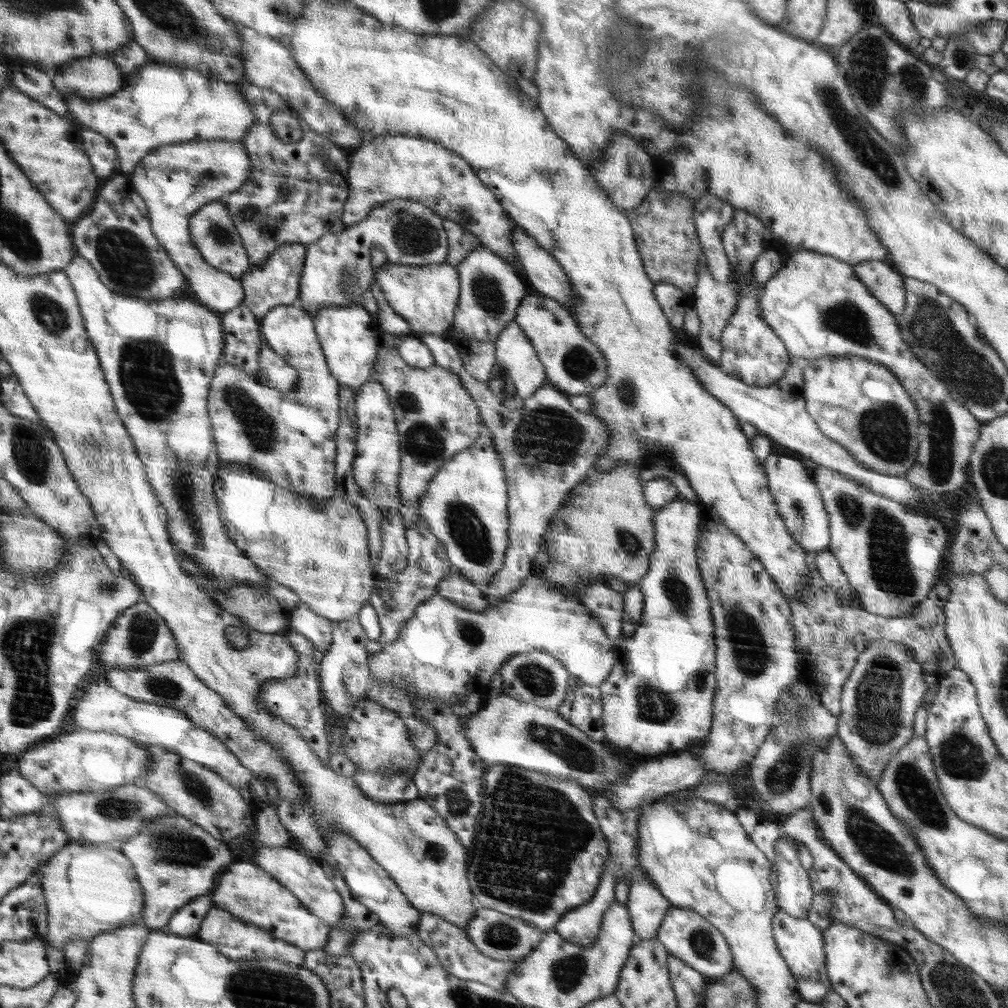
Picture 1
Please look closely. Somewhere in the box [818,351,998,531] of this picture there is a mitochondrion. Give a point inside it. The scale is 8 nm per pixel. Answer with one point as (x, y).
(884, 428)

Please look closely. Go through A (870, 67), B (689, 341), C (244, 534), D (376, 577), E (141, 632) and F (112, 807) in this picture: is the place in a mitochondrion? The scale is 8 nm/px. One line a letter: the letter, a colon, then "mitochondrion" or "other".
A: mitochondrion
B: other
C: other
D: other
E: mitochondrion
F: mitochondrion

